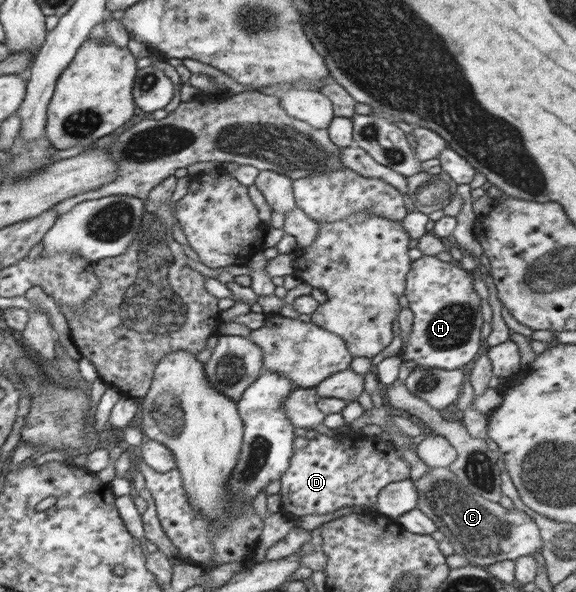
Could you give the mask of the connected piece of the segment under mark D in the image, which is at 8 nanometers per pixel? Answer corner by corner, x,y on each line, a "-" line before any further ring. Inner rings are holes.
349,430
346,434
335,432
332,438
330,438
330,436
325,436
324,434
319,434
316,438
310,440
308,446
305,448
296,449
295,453
292,455
292,459
290,459
290,467
288,468
288,471
286,471
280,479
280,513
288,519
297,519
302,516
308,516
308,514
318,514
318,516
320,516
320,514
328,514
329,512
334,512
344,506
368,506
369,504
377,502
378,493
384,488
384,486
388,483
410,479
410,472
410,466
400,458
400,454
397,453
397,449
391,442
384,442
379,437
372,439
364,438
364,436
361,436
360,430

